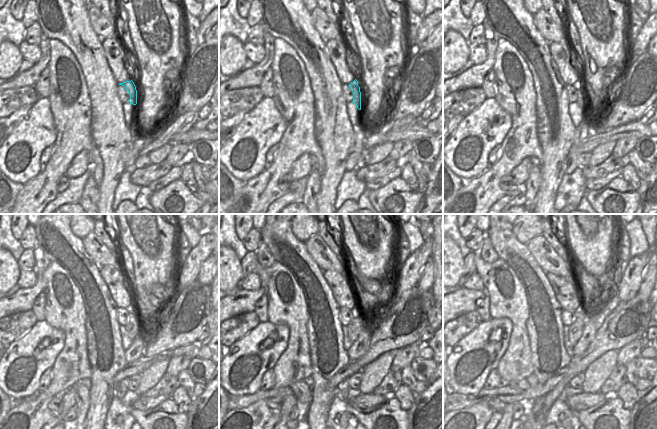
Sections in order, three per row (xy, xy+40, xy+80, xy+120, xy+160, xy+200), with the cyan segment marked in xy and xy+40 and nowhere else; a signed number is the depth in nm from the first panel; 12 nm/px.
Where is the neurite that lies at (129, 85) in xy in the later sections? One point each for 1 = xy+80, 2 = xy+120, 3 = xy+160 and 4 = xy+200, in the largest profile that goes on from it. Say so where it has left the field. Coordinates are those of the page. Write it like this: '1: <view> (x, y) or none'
1: xy+80 (582, 101)
2: xy+120 (134, 323)
3: xy+160 (354, 328)
4: xy+200 (575, 330)

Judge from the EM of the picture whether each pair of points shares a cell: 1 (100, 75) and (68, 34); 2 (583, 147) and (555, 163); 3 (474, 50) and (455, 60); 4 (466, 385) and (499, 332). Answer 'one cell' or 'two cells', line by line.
1: one cell
2: two cells
3: two cells
4: one cell

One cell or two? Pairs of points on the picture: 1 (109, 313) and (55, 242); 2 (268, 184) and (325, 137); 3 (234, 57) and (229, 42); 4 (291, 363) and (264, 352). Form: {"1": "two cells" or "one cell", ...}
{"1": "one cell", "2": "two cells", "3": "one cell", "4": "two cells"}

